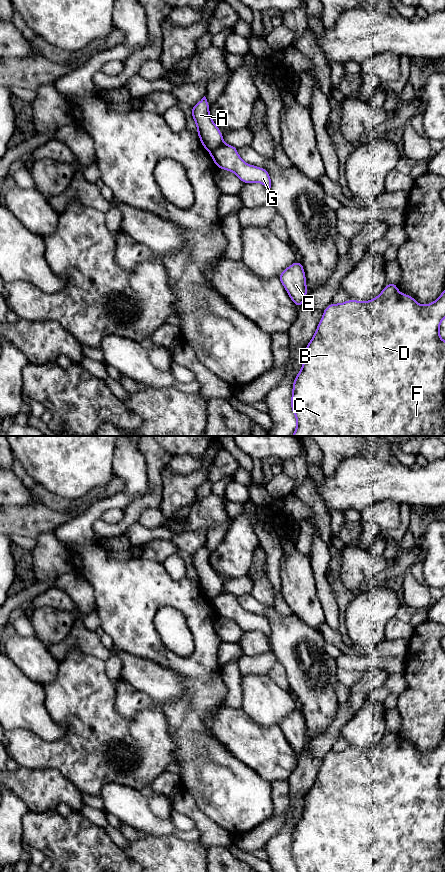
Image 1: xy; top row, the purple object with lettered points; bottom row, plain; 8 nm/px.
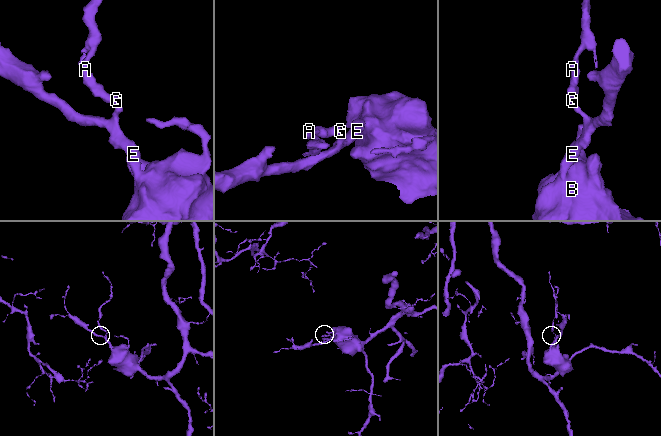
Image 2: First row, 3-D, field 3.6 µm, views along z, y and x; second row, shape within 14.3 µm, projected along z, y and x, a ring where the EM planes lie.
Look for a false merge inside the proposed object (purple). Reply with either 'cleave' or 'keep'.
cleave

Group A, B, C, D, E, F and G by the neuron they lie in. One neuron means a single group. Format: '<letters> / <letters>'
A / B C D E F G

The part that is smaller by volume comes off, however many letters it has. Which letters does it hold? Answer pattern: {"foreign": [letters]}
{"foreign": ["A"]}

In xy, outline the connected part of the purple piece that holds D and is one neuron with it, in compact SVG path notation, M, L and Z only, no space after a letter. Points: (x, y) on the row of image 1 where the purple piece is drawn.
M388 283L379 296L369 301L361 302L357 300L347 300L341 304L329 304L323 312L322 319L317 326L315 335L305 348L302 368L294 379L291 408L297 420L297 428L292 436L445 436L445 341L441 339L439 333L439 327L444 318L445 289L436 301L427 305L419 305L412 296L400 293L397 290L397 283Z

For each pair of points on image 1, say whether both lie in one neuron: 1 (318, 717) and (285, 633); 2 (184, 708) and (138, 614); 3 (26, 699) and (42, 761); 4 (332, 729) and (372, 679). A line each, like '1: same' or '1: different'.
1: same
2: same
3: different
4: same

